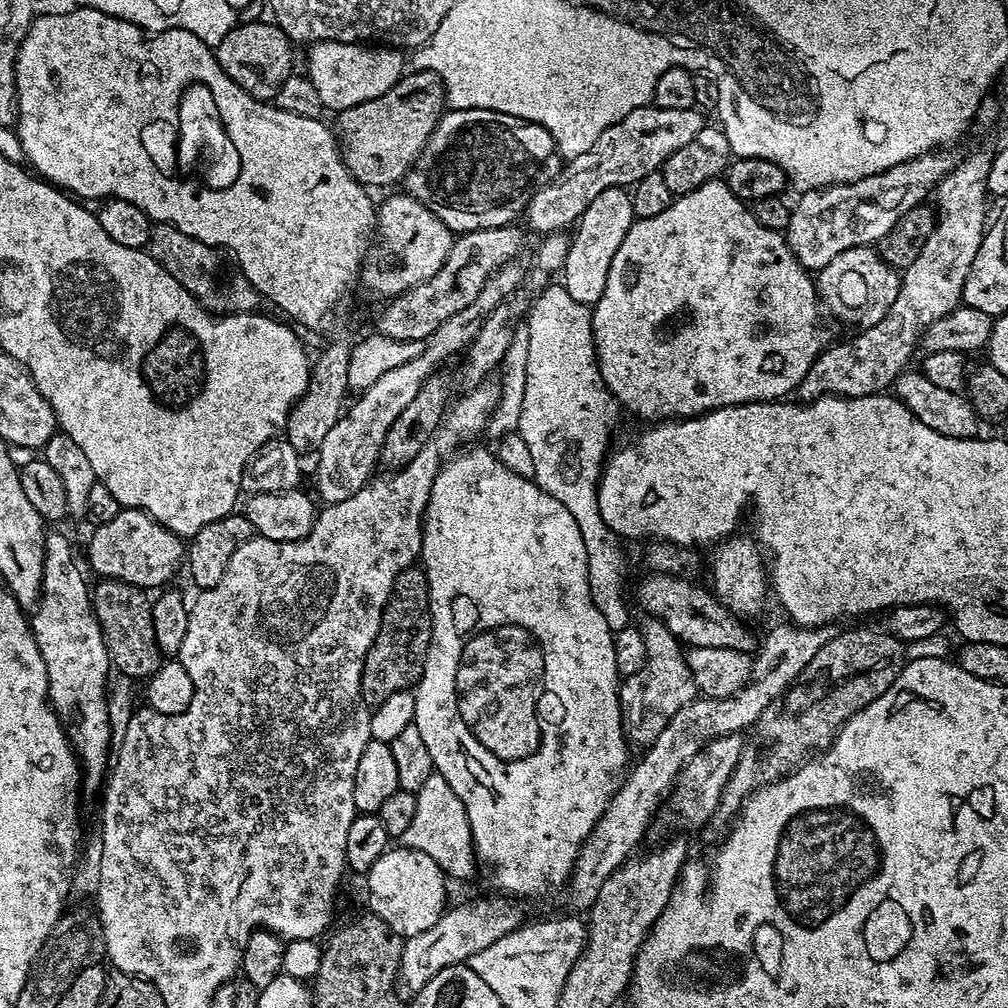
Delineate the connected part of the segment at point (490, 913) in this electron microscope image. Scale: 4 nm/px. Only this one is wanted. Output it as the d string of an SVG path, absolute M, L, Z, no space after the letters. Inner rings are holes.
M508 898L500 900L476 900L473 904L460 904L457 908L449 907L443 916L430 926L430 930L422 930L422 934L414 934L404 940L404 949L400 959L400 975L402 988L408 994L415 994L442 970L455 964L463 964L478 954L478 950L486 950L493 942L498 942L506 934L525 923L526 916L520 913L519 903Z

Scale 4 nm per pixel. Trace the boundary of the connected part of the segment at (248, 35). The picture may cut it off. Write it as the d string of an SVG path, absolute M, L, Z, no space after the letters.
M275 22L269 24L244 24L237 23L222 38L220 44L215 45L216 60L222 66L222 70L246 94L250 94L255 100L265 102L275 101L278 90L282 90L282 82L286 82L288 76L293 75L292 68L293 41L280 29Z

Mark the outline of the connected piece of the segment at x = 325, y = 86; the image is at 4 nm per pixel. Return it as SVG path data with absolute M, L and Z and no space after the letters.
M324 42L313 44L307 49L308 69L306 75L314 82L318 98L325 109L339 114L352 106L382 98L405 75L406 60L399 51L387 46L365 46L364 44L342 44Z

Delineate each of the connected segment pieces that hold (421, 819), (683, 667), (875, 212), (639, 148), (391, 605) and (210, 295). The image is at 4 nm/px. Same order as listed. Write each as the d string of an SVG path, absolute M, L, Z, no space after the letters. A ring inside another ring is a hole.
M435 774L426 778L426 782L422 782L422 786L415 793L418 810L414 810L414 818L402 837L403 847L430 854L430 858L434 858L434 862L438 862L438 866L444 871L445 877L453 881L470 879L476 872L478 857L472 844L472 831L462 798L458 798L458 794L450 790L446 778Z
M648 618L645 621L645 624L639 625L639 629L644 636L648 656L637 672L623 677L620 685L620 717L624 723L624 734L633 745L639 746L652 744L654 738L662 734L666 722L670 722L670 718L674 718L682 706L698 696L695 678L687 665L681 641L660 620Z
M933 150L927 155L915 160L908 160L905 164L894 166L888 172L880 172L877 176L867 176L854 184L836 184L830 188L821 188L814 192L805 192L799 197L800 201L792 208L792 217L788 223L786 239L790 250L796 256L797 262L809 270L825 268L842 250L851 248L866 248L879 245L886 234L909 210L923 205L924 200L933 195L934 189L940 181L952 171L954 160L947 156L947 151Z
M653 106L634 110L622 122L610 126L589 152L571 157L561 167L559 176L528 203L526 221L539 234L560 234L571 229L602 190L635 186L652 172L663 169L670 154L682 150L704 127L705 117L696 110L662 110Z
M413 566L402 570L394 578L380 629L364 659L360 679L361 700L370 706L377 706L386 702L392 694L407 692L419 684L431 641L432 615L428 613L428 579L423 567Z
M156 224L146 251L211 315L233 316L239 312L255 312L258 308L256 303L261 303L260 293L229 253L190 238L174 226Z

